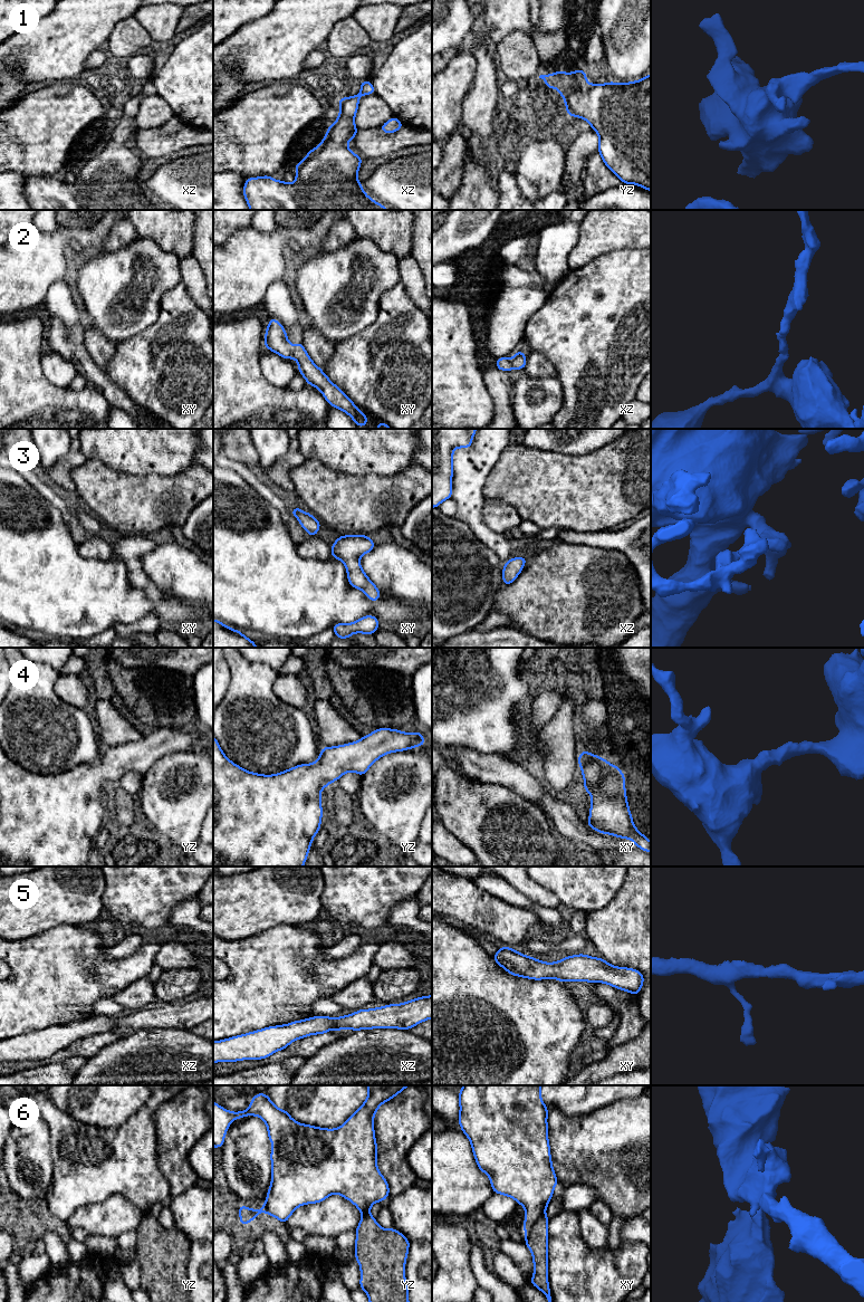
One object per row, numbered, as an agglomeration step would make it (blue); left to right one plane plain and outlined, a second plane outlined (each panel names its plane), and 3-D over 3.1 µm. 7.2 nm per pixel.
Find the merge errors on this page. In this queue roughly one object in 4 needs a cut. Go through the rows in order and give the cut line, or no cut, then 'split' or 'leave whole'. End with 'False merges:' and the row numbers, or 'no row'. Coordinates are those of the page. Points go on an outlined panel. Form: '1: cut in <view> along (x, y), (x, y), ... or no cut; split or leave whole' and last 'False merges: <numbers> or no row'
1: no cut; leave whole
2: no cut; leave whole
3: no cut; leave whole
4: no cut; leave whole
5: no cut; leave whole
6: cut in xy along (544, 1213), (526, 1231); split
False merges: 6

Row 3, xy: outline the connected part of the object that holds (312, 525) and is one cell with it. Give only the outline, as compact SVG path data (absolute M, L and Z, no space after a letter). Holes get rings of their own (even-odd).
M295 507L291 511L291 515L298 518L299 524L308 533L309 536L317 535L320 523L311 514L305 513L303 509Z

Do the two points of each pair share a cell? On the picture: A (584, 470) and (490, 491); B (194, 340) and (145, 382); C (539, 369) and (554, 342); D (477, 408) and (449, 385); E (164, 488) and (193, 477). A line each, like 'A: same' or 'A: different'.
A: same
B: same
C: different
D: same
E: same

